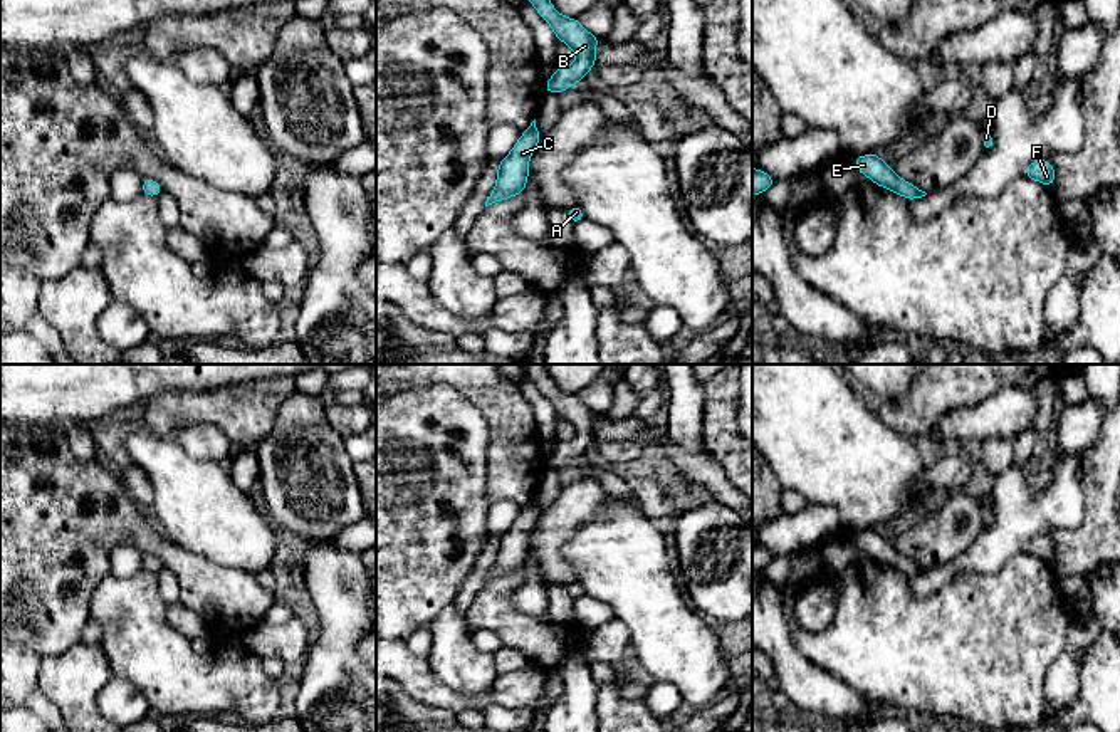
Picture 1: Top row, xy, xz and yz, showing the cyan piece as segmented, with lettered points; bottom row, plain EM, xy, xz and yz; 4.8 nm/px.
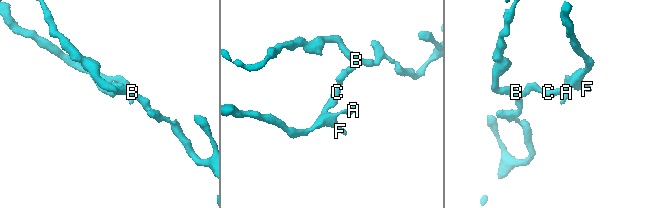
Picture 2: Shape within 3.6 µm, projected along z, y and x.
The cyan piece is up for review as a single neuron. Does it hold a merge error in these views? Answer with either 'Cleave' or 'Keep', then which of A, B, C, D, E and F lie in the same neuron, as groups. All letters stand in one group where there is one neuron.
Keep. Groups: A B C D E F

